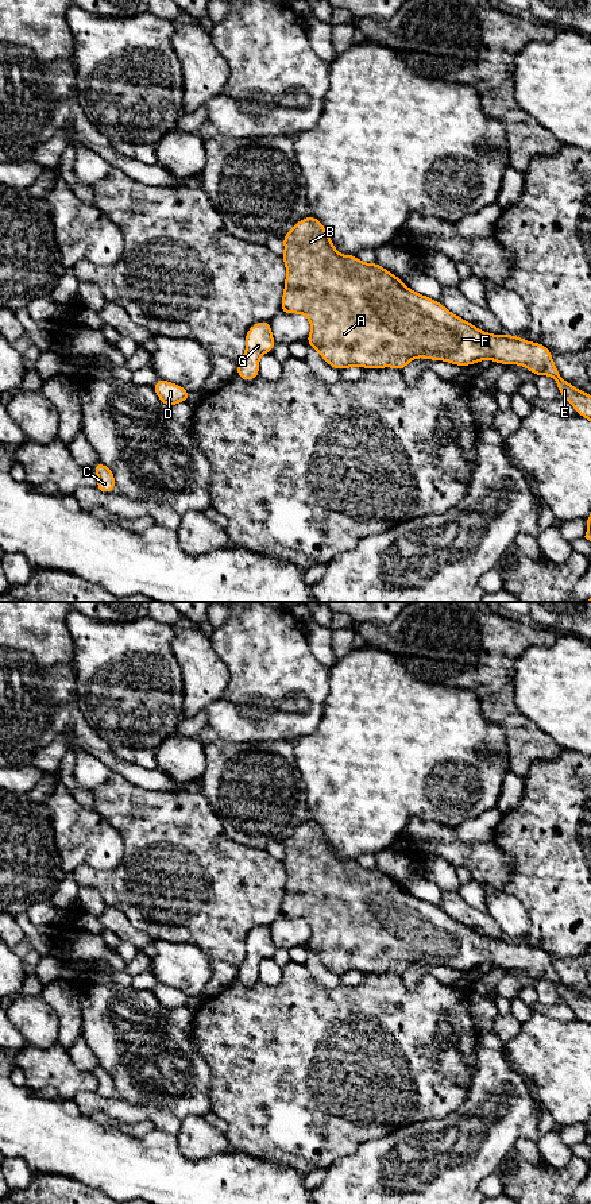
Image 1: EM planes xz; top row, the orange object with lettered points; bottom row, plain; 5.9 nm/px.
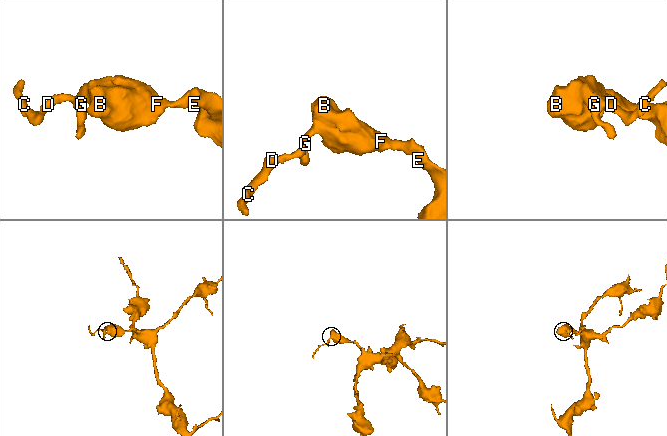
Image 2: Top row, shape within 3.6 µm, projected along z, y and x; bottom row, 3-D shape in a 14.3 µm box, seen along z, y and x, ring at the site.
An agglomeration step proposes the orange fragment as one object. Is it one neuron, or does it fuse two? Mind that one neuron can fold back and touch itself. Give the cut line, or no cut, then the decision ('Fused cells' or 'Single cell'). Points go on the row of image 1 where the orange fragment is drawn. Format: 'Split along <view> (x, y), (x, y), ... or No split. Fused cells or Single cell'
No split. Single cell

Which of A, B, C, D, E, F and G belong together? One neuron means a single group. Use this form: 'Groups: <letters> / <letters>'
Groups: A B C D E F G

